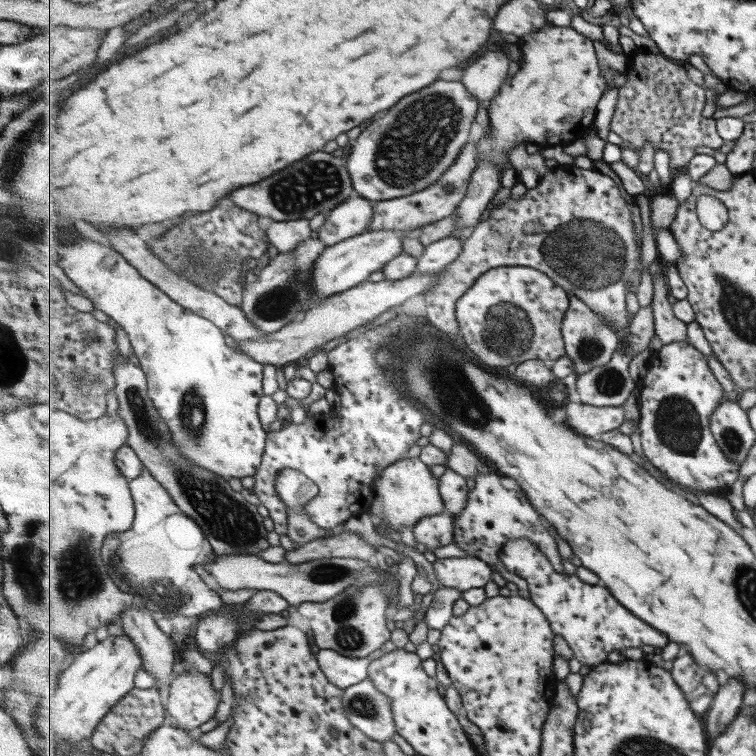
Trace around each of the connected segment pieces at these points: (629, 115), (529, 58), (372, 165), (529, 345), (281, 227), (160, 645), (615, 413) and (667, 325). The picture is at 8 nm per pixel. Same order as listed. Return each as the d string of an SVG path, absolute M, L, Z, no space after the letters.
M638 49L629 64L628 80L619 87L619 96L611 130L622 138L625 145L642 151L645 142L651 142L655 150L670 154L669 167L673 172L682 170L697 156L697 148L708 146L714 150L725 144L719 134L718 121L705 118L705 87L695 84L687 70L678 62L661 53Z
M545 25L533 33L520 37L518 44L523 50L525 61L513 77L509 76L505 79L499 95L489 103L487 112L491 131L484 133L477 140L479 163L491 162L501 170L509 166L509 154L521 142L544 148L549 145L564 145L591 133L595 126L598 105L608 88L608 78L603 76L603 70L599 66L599 56L594 40L590 40L571 27Z
M439 80L435 86L403 98L387 116L377 118L351 147L348 167L356 194L373 202L389 201L434 185L469 144L479 108L477 101L463 82L447 80Z
M502 266L488 270L459 299L456 316L465 342L475 352L473 360L489 370L506 370L507 366L518 366L528 360L545 360L553 363L566 354L566 343L562 326L569 311L569 294L543 271L528 266Z
M307 219L292 221L269 221L267 231L273 245L279 252L293 252L301 242L311 238L311 222Z
M143 606L141 610L129 609L121 614L120 624L124 634L131 636L131 640L137 644L139 654L143 656L143 670L153 674L157 680L155 687L161 688L175 668L174 643L170 634L165 634L157 626L153 611Z
M587 403L564 404L565 422L577 434L591 439L617 430L626 421L622 406L593 406Z
M664 272L652 275L654 285L653 313L656 325L656 335L663 345L675 342L687 342L687 324L673 314L673 304L669 302L669 284Z

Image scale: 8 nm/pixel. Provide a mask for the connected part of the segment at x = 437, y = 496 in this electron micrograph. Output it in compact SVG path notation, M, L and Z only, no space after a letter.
M419 457L406 458L384 468L374 485L375 504L370 510L374 524L383 524L383 518L391 530L401 532L403 528L414 528L418 522L427 516L439 516L447 511L441 489L440 477L431 472L431 468Z

